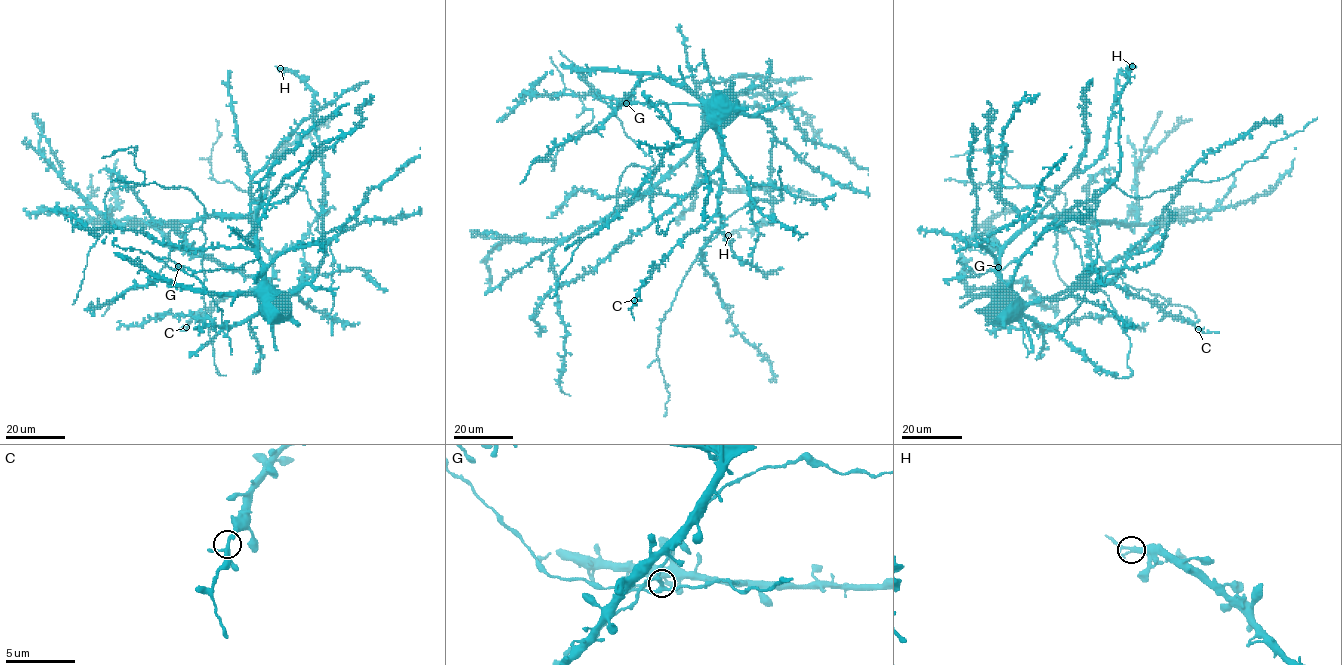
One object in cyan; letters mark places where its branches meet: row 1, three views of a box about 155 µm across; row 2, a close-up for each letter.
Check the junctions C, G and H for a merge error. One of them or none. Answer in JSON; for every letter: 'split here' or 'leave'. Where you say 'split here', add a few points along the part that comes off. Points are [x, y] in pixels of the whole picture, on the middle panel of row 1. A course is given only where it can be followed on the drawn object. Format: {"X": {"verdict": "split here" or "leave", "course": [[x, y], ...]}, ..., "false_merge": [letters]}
{"C": {"verdict": "leave"}, "G": {"verdict": "split here", "course": [[626, 103], [629, 93], [648, 78], [674, 80], [688, 77], [701, 63], [708, 67]]}, "H": {"verdict": "leave"}, "false_merge": ["G"]}

